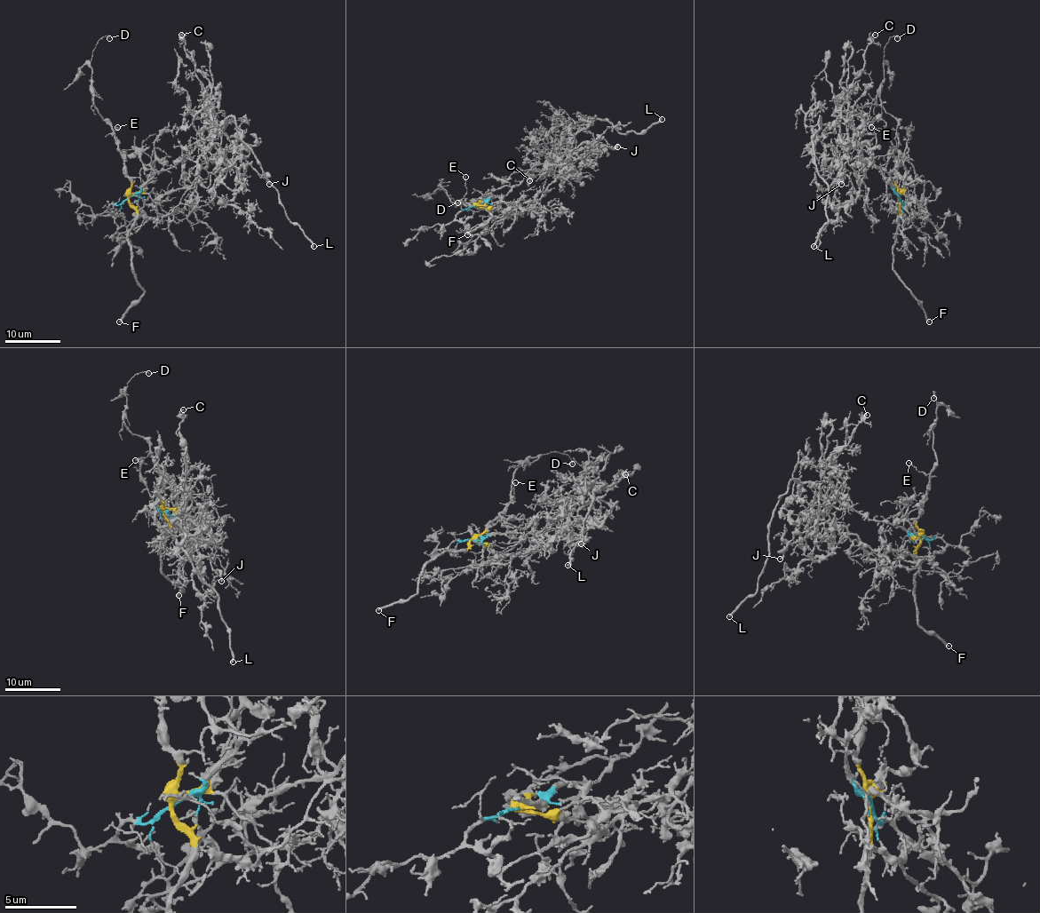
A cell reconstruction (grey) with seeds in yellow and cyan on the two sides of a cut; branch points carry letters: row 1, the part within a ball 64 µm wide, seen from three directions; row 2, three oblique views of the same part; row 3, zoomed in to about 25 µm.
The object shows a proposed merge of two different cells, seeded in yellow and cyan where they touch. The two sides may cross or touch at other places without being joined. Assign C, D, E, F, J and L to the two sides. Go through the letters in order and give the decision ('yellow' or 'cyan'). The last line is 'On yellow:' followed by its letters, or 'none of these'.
C: cyan
D: yellow
E: yellow
F: yellow
J: cyan
L: cyan
On yellow: D, E, F

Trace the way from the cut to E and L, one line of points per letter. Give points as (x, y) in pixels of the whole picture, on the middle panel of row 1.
E: (477, 204), (478, 201), (463, 202), (467, 191), (465, 177)
L: (477, 204), (506, 194), (546, 160), (568, 128), (600, 118), (623, 133), (644, 132), (662, 118)

